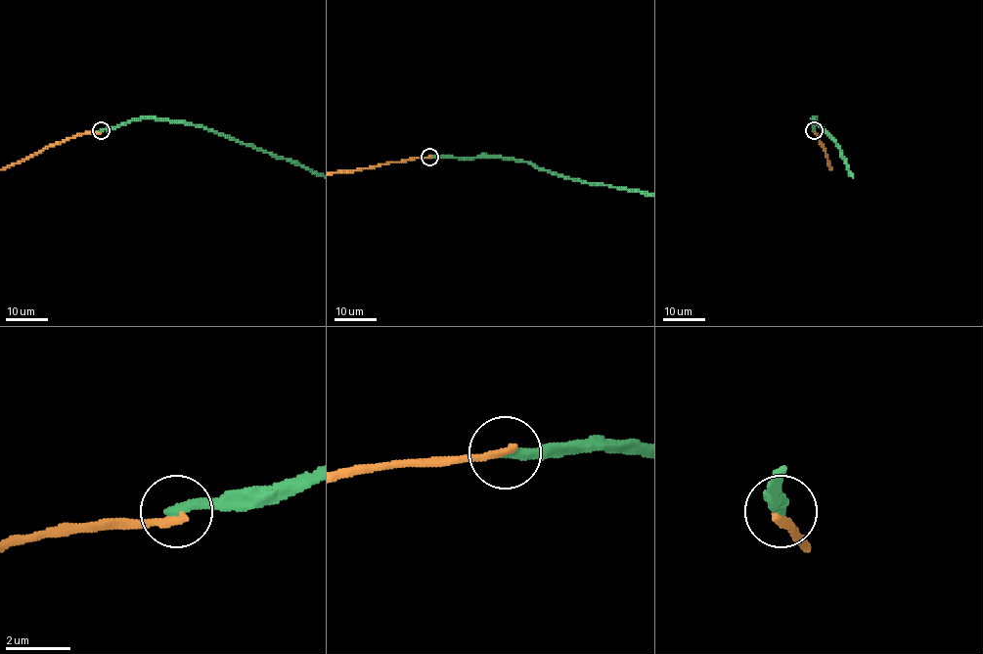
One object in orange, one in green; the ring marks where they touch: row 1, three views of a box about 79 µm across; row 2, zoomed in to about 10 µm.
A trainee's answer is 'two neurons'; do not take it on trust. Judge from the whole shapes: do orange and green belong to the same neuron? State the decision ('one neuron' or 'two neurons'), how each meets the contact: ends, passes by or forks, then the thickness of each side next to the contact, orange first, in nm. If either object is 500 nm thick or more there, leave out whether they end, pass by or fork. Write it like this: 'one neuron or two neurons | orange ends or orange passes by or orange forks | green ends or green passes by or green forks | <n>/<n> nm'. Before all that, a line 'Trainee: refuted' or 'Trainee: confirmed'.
Trainee: confirmed
two neurons | orange ends | green ends | 240/320 nm

